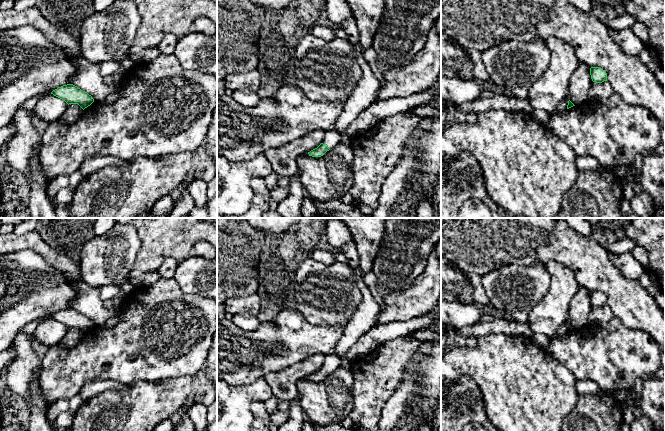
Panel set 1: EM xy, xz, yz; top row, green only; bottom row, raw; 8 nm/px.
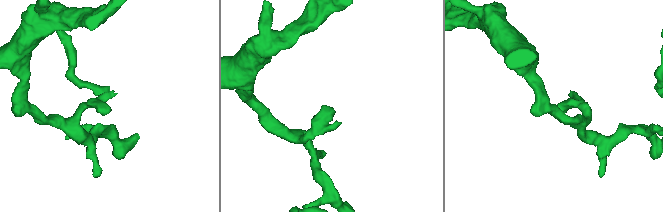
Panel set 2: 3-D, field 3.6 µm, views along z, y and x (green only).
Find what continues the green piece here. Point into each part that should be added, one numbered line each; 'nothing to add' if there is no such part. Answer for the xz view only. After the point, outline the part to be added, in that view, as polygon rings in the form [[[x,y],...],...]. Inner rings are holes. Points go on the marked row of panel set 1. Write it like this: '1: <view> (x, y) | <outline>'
1: xz (369, 117) | [[[435,82],[428,88],[409,96],[376,101],[360,112],[344,133],[340,133],[336,128],[326,131],[321,143],[327,144],[329,149],[332,149],[342,140],[350,141],[387,117],[430,101],[438,90],[440,86]]]

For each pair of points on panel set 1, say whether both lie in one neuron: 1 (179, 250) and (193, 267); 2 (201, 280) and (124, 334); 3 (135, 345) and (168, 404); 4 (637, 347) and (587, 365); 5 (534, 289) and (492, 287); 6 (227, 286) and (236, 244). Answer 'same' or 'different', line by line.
1: different
2: different
3: different
4: same
5: same
6: same

